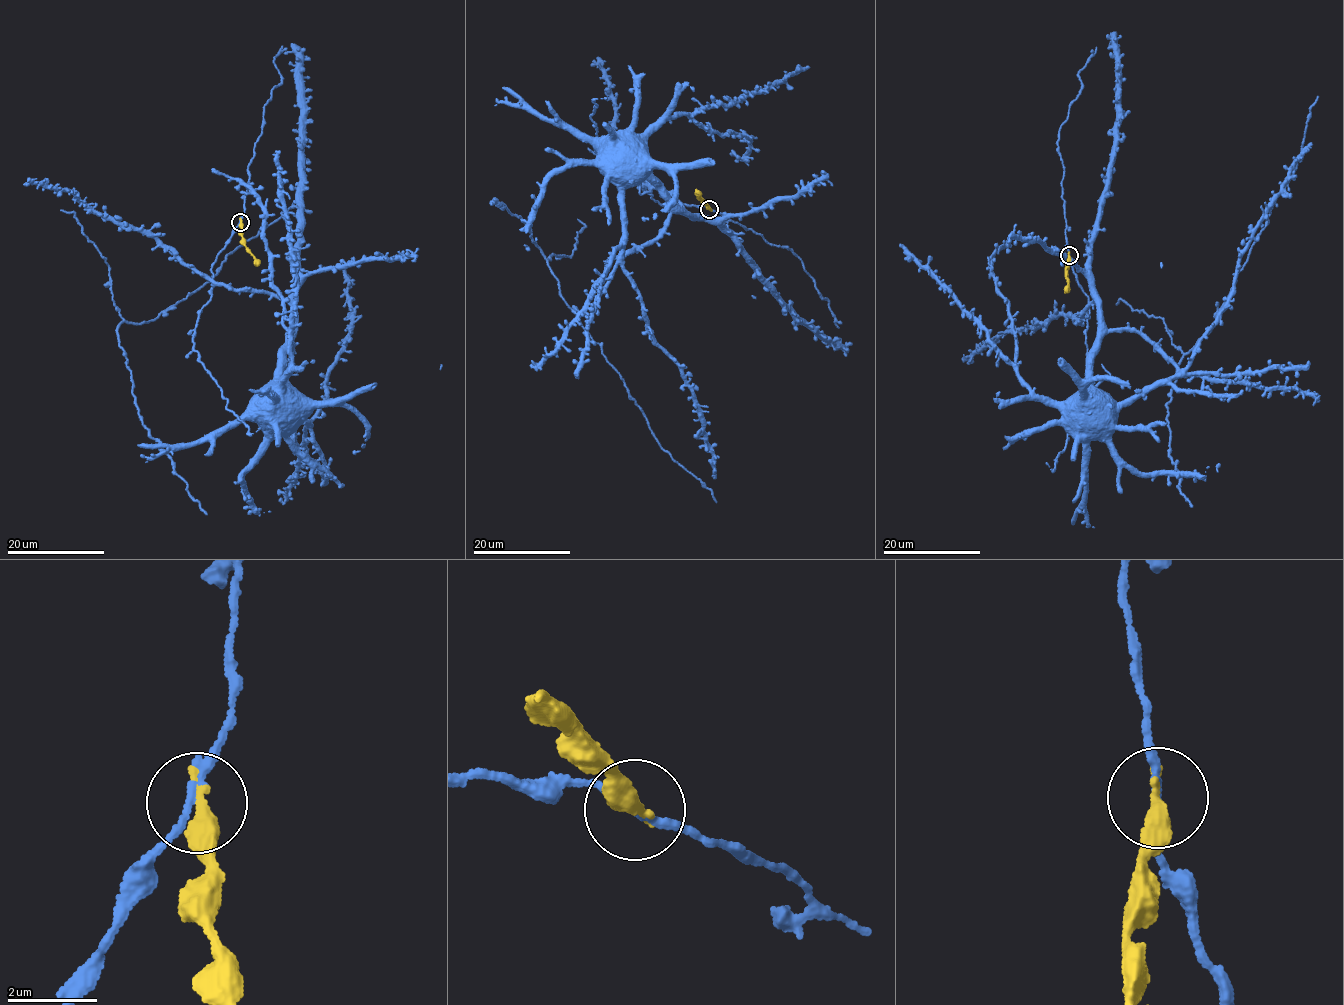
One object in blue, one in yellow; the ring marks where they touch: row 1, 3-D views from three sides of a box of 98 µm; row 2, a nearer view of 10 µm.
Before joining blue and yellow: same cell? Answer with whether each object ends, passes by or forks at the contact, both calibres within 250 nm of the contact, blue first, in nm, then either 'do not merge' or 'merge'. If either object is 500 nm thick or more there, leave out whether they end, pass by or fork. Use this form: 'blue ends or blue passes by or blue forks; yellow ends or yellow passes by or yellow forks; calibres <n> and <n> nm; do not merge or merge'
blue passes by; yellow ends; calibres 150 and 420 nm; do not merge

